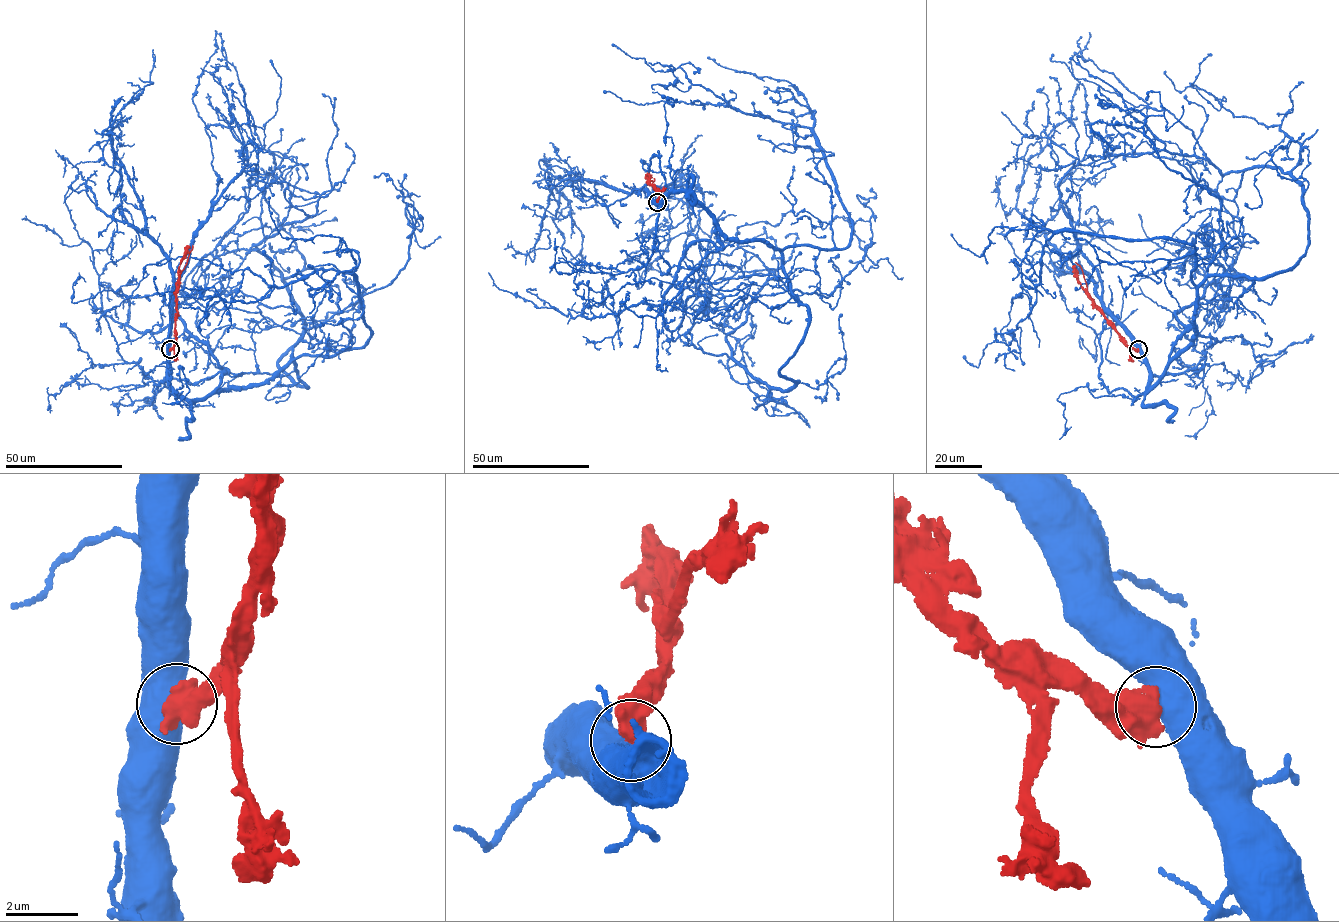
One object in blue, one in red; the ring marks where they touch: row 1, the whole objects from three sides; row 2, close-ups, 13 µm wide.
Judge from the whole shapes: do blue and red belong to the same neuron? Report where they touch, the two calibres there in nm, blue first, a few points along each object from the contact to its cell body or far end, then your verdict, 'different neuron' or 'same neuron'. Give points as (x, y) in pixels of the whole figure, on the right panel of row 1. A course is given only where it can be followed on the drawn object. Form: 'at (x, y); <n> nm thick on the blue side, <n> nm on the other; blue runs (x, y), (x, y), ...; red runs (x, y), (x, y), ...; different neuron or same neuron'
at (1138, 349); 750 nm thick on the blue side, 700 nm on the other; blue runs (1138, 350), (1150, 387), (1209, 276), (1266, 279), (1306, 249), (1300, 145), (1216, 98); red runs (1138, 350), (1128, 347), (1115, 327), (1095, 306), (1089, 297), (1082, 269), (1075, 262); different neuron

